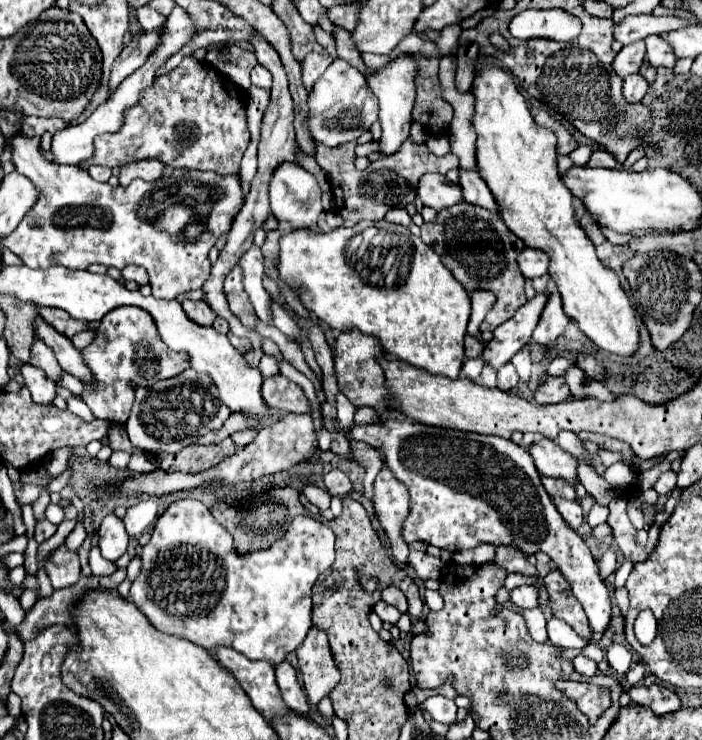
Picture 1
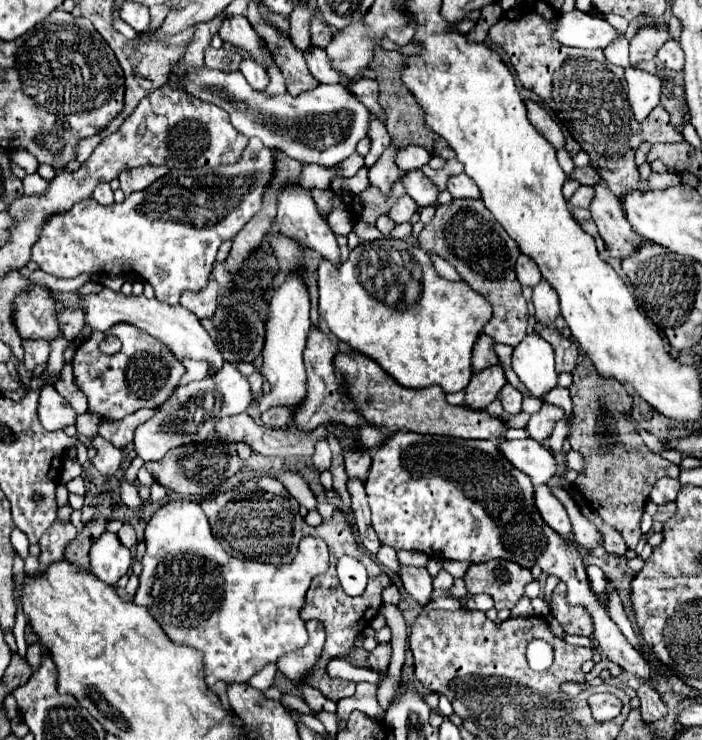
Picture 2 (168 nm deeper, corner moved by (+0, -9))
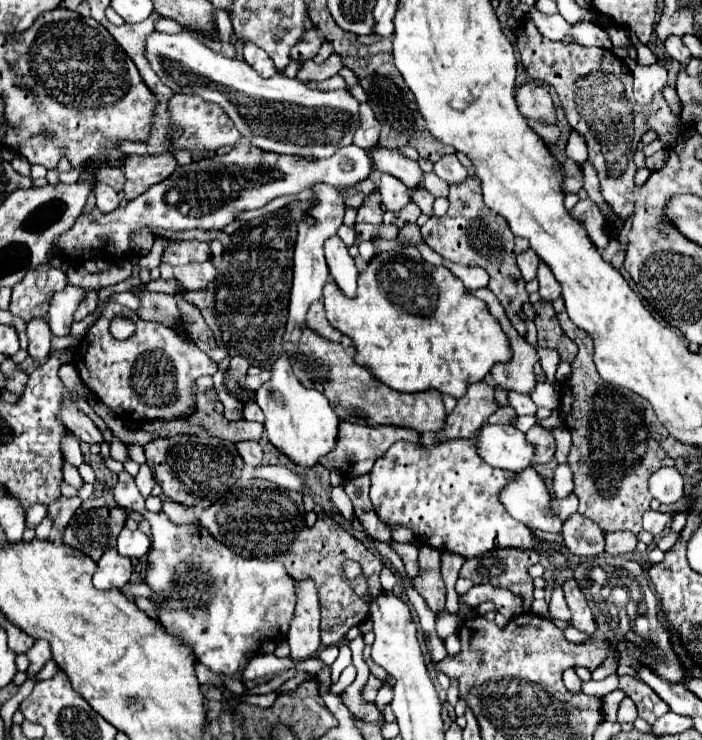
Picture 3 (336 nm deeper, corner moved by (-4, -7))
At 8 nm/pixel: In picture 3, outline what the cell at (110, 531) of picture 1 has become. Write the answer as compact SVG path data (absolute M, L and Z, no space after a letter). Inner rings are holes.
M107 550L97 562L97 572L93 574L93 584L97 590L123 588L133 572L133 564L129 558L117 554L117 550Z

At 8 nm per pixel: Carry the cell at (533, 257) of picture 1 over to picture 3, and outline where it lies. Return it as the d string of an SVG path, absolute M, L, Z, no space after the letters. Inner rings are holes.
M531 248L525 250L525 252L521 252L521 254L517 256L517 266L519 266L519 270L521 270L521 276L523 276L527 282L535 278L535 274L537 274L537 264L539 264L539 256L537 256Z

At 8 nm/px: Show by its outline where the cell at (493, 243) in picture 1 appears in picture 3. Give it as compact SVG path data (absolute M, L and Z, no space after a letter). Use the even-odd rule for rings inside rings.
M473 174L467 176L465 182L451 186L447 214L443 218L431 216L429 222L425 226L421 226L421 236L423 236L423 242L429 248L433 248L439 256L443 256L445 260L465 264L465 266L485 268L491 278L487 288L499 298L499 302L503 304L505 314L511 320L511 324L515 326L515 330L521 336L525 336L527 328L525 328L525 322L519 318L519 310L521 310L523 302L529 298L529 294L525 290L525 280L521 278L521 274L517 270L515 258L517 258L517 254L521 254L523 250L529 248L529 242L515 236L511 232L507 220L483 204L481 182Z

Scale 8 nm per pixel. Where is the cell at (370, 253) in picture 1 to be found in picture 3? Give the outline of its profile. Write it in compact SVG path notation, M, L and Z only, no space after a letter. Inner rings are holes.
M415 246L381 252L375 256L367 264L367 270L359 274L357 298L345 298L331 280L325 286L323 304L331 326L353 340L357 350L355 362L363 368L369 368L373 378L397 392L437 390L453 398L461 398L467 388L475 382L481 382L495 364L509 362L513 356L509 338L501 330L499 322L489 314L485 302L473 294L465 294L463 282L445 266L423 262Z

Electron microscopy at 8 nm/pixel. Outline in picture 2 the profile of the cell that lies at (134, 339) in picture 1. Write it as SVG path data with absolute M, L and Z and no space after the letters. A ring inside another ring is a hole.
M115 324L105 334L113 334L121 340L123 346L117 354L101 354L99 332L93 332L91 338L77 348L71 362L75 384L89 400L89 414L103 420L121 420L139 408L157 408L157 404L163 404L185 374L185 366L165 348L165 344L131 324Z

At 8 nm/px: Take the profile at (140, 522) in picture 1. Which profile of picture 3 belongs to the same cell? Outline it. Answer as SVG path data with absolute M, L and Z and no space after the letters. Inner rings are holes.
M123 528L117 538L117 550L121 556L127 556L127 558L143 558L147 554L149 546L151 546L151 542L141 530Z

